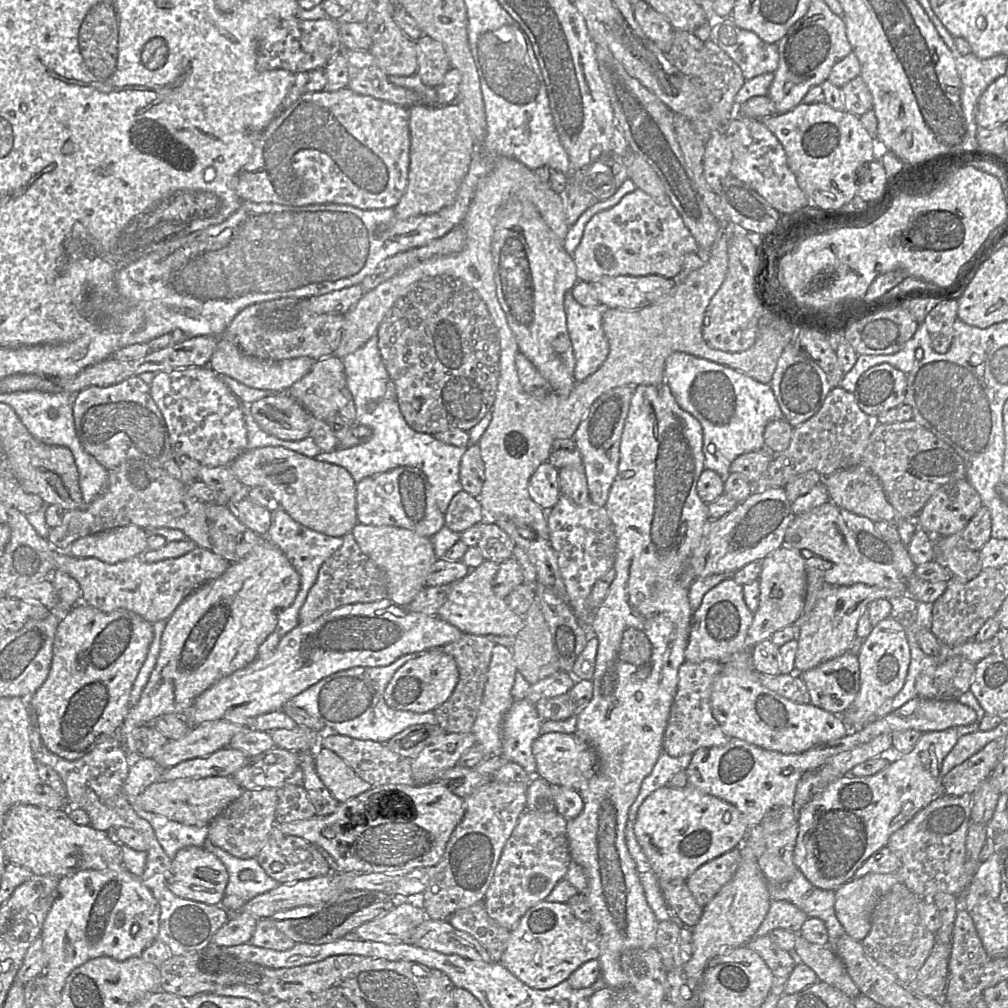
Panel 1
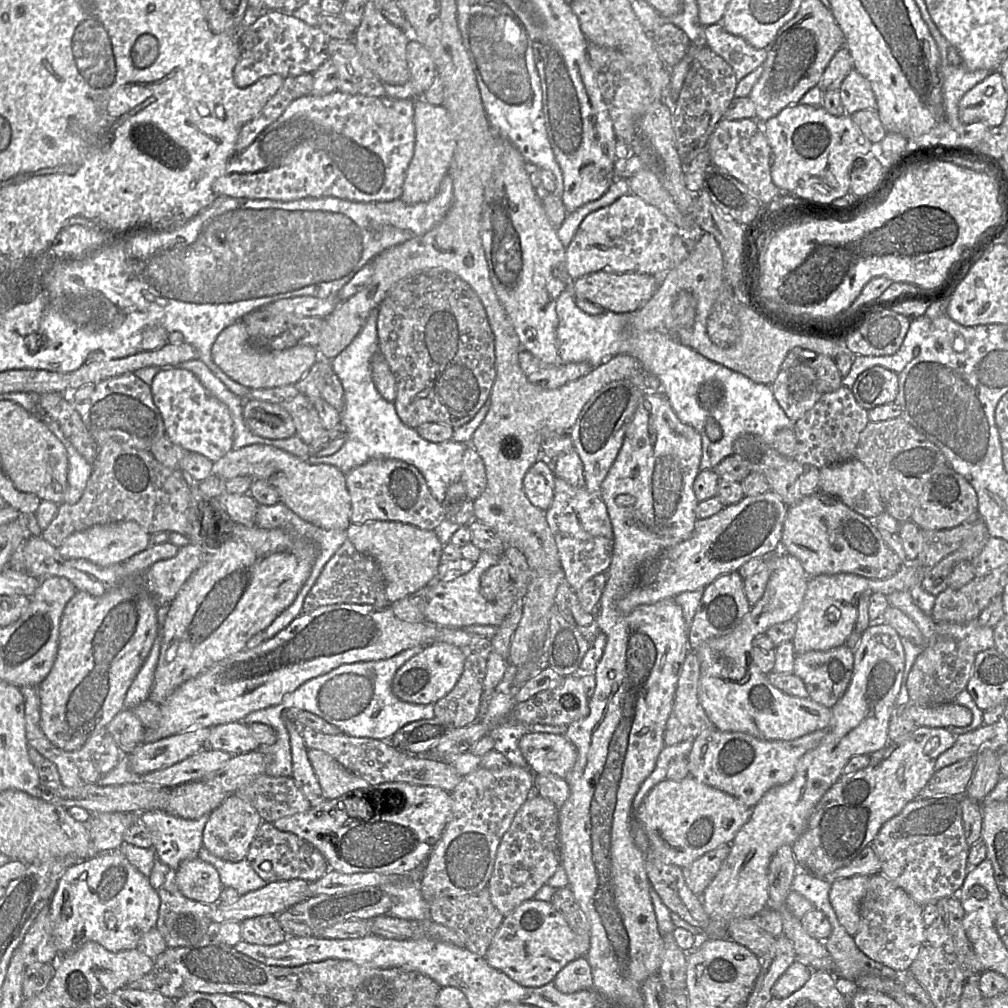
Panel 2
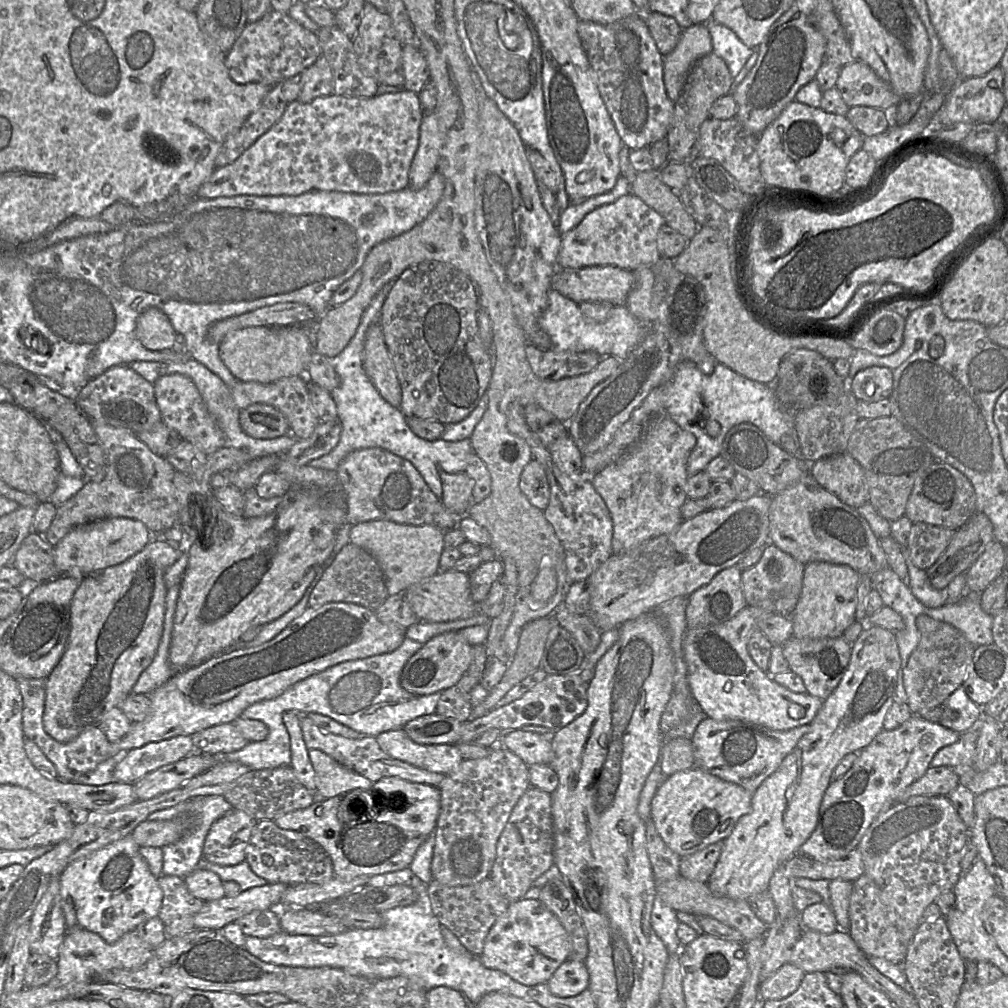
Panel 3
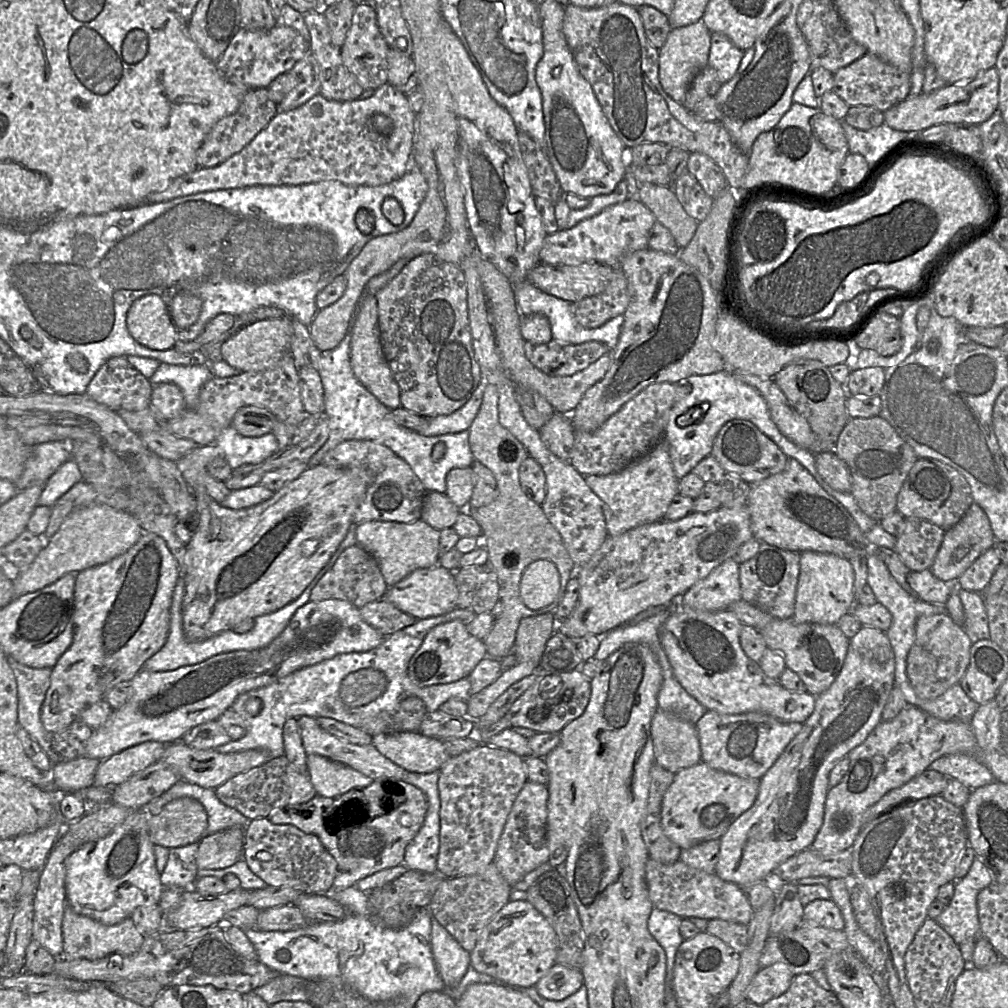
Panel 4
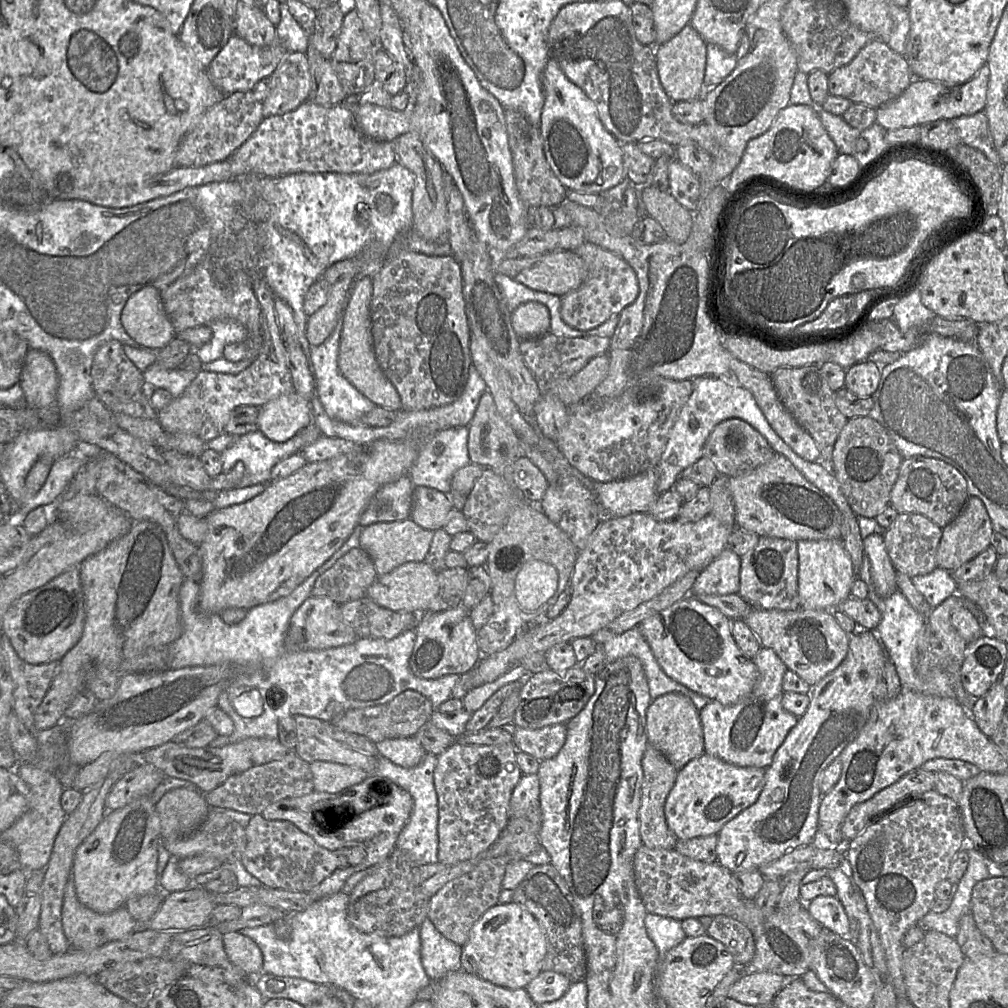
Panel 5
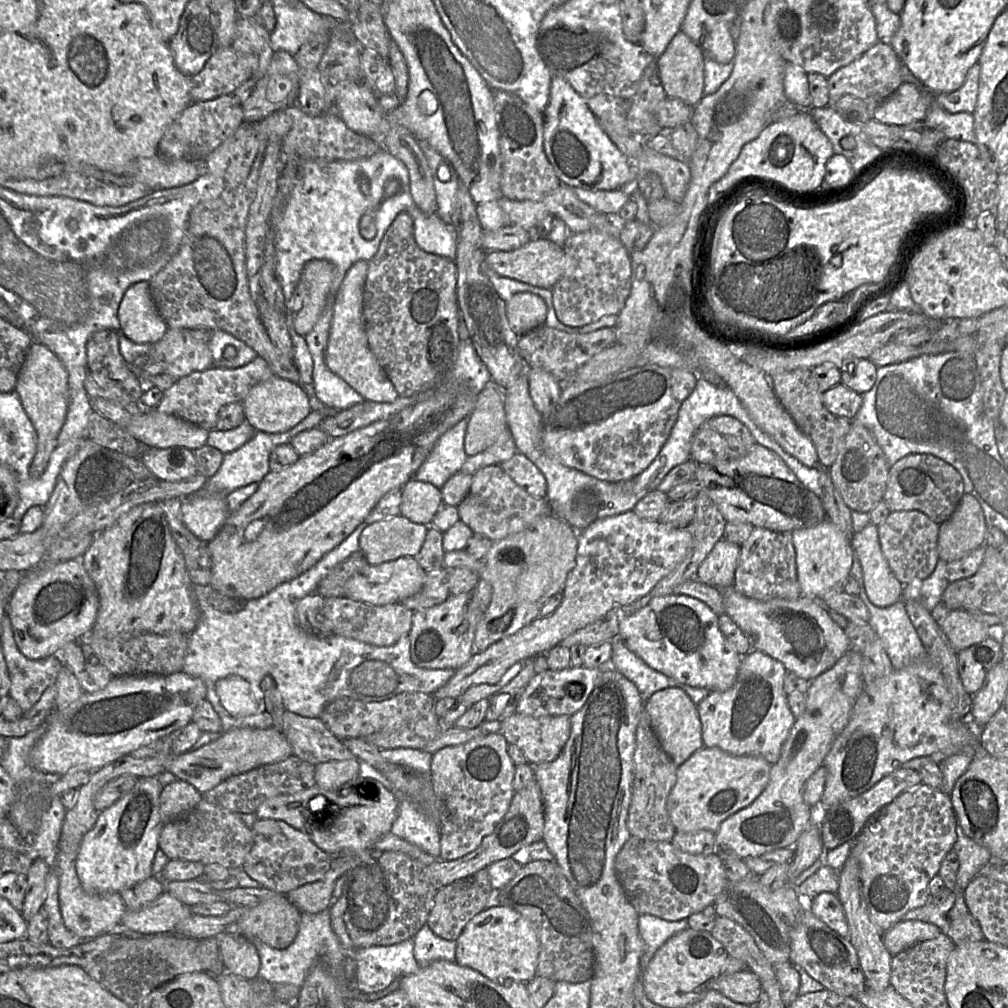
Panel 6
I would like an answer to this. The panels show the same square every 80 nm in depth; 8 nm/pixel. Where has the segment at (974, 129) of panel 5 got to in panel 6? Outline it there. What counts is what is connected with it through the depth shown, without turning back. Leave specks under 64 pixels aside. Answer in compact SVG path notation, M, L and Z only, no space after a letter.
M933 101L922 123L926 128L941 131L946 139L977 144L972 113L951 114Z

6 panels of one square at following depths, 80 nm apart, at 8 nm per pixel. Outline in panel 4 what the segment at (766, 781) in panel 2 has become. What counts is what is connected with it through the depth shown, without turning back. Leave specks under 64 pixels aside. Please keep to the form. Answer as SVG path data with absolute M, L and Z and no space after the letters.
M707 710L695 725L702 762L716 770L755 779L760 779L766 773L803 728L802 723L782 722L757 711L728 715Z

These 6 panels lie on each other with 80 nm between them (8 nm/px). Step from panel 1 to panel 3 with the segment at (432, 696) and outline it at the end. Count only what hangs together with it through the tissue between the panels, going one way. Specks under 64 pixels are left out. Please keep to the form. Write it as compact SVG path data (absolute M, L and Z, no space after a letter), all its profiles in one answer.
M446 632L433 637L406 663L400 678L401 686L416 696L430 695L451 688L469 668L473 647L458 632Z

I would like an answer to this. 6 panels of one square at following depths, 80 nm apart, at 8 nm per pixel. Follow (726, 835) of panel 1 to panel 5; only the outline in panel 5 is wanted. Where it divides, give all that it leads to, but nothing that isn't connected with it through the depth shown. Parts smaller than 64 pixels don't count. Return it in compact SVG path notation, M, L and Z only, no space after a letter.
M703 753L677 771L664 804L666 823L677 839L717 835L741 811L754 804L765 781L765 768L739 767Z

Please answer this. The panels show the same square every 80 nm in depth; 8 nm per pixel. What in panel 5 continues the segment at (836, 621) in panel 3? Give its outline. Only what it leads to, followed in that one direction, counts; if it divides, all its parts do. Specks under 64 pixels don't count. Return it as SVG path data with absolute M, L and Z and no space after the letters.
M800 540L798 550L798 595L800 608L833 610L851 595L856 576L841 540Z

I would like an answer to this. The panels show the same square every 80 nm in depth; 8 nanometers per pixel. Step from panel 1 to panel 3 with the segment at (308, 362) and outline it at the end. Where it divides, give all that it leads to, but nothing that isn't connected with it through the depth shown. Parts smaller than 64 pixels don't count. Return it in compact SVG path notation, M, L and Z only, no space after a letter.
M301 325L246 327L228 333L219 343L219 356L232 375L242 382L271 383L290 376L304 376L314 350L312 334Z

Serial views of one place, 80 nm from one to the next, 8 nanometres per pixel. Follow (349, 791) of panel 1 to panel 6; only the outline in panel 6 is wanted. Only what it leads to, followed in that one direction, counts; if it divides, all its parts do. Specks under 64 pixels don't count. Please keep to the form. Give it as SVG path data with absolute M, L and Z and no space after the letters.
M359 760L329 761L315 765L315 784L326 790L337 790L359 776Z

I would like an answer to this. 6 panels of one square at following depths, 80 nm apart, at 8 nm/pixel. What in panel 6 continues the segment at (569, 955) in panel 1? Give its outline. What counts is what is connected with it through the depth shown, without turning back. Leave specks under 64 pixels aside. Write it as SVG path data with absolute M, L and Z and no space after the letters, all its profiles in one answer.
M500 905L486 908L466 924L456 940L455 962L497 983L528 983L536 976L539 952L539 940L529 921Z

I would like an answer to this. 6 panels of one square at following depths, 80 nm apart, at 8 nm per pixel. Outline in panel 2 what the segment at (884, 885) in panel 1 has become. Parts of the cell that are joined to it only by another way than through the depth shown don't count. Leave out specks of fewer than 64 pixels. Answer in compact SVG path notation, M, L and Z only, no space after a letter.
M869 876L838 879L831 884L829 900L839 923L852 938L859 928L860 903L865 896Z

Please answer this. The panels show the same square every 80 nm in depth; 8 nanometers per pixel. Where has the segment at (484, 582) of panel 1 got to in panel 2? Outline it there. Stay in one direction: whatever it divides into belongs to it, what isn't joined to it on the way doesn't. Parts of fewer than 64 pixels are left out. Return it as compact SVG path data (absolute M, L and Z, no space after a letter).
M481 551L475 566L466 574L451 581L435 579L428 589L428 602L424 611L425 621L447 628L465 628L472 625L490 625L499 627L505 616L495 610L494 603L488 601L481 591L483 573L499 564L502 557Z

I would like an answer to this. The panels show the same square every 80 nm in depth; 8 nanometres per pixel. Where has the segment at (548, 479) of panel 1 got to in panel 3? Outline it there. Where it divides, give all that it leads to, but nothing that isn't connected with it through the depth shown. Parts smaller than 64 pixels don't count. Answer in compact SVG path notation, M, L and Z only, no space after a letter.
M532 459L522 470L519 482L529 502L544 512L550 500L550 486L541 464Z

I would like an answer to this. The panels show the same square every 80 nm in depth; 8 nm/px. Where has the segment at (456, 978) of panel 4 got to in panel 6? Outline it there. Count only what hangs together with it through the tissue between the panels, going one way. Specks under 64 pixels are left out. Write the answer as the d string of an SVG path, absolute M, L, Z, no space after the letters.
M427 923L414 935L413 954L420 968L436 960L455 962L456 942L443 939L432 932Z

